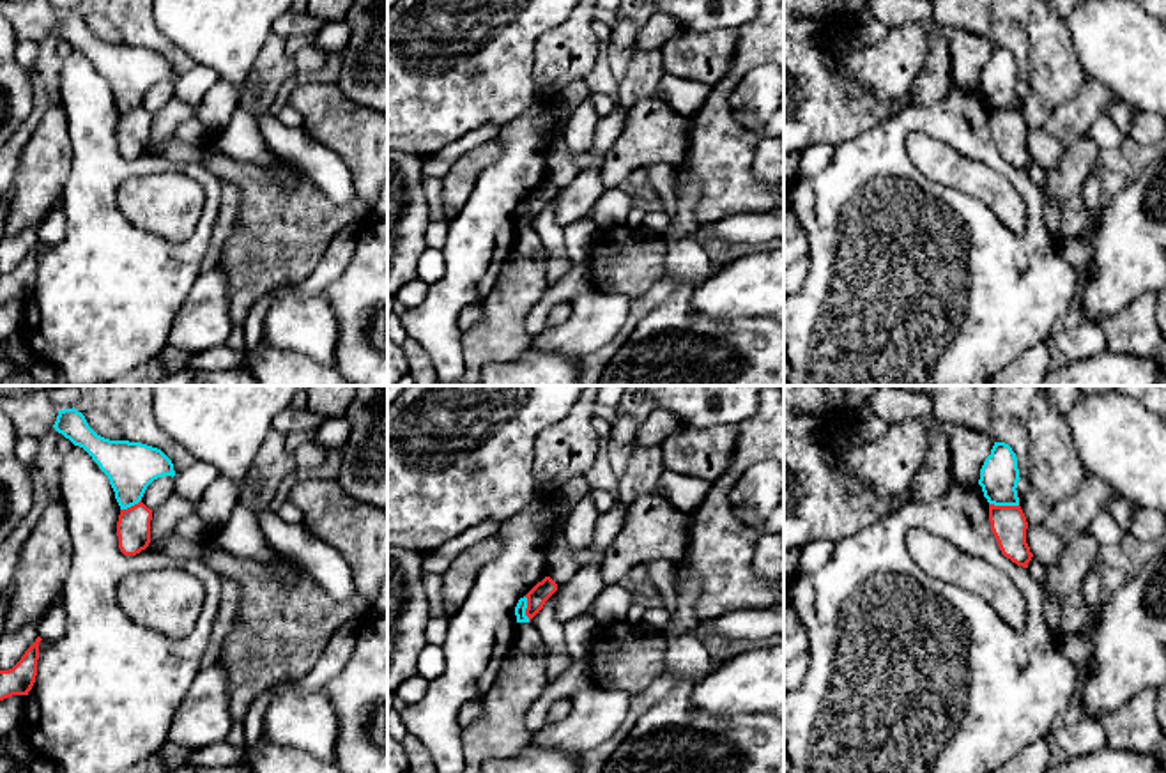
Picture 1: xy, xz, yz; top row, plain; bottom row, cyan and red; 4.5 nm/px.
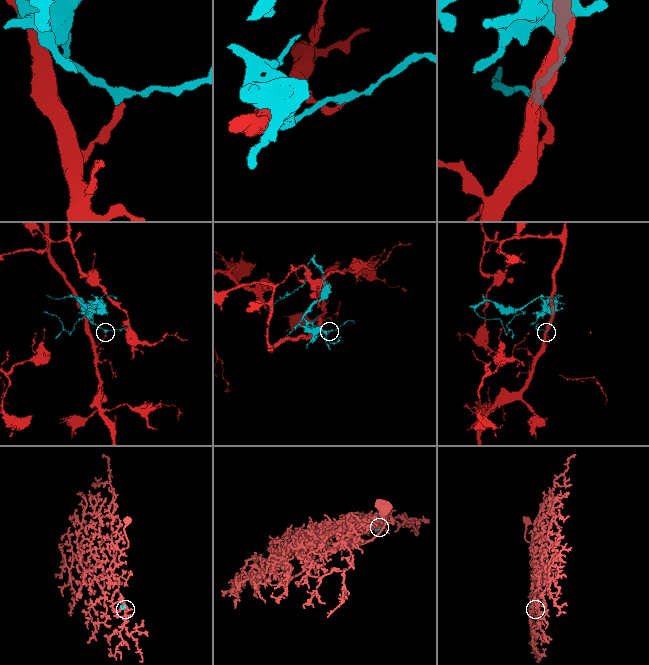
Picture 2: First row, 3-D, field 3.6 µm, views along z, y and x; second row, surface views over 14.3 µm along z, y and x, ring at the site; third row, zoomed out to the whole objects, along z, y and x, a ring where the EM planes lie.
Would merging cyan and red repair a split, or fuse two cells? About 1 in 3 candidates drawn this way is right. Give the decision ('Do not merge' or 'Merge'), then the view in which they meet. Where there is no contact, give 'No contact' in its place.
Do not merge. Touches cyan in yz

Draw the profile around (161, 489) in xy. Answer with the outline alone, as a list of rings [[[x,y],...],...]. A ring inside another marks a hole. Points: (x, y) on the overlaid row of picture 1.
[[[163,476],[154,479],[143,497],[142,502],[149,508],[149,509],[157,509],[172,494],[175,494],[175,479],[172,476]]]

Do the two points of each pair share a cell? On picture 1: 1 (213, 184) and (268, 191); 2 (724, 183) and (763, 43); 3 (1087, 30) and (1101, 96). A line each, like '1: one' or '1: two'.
1: two
2: one
3: two

